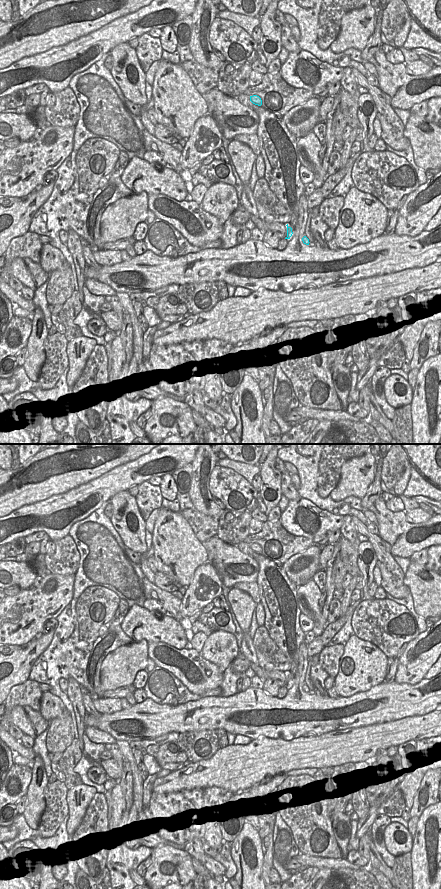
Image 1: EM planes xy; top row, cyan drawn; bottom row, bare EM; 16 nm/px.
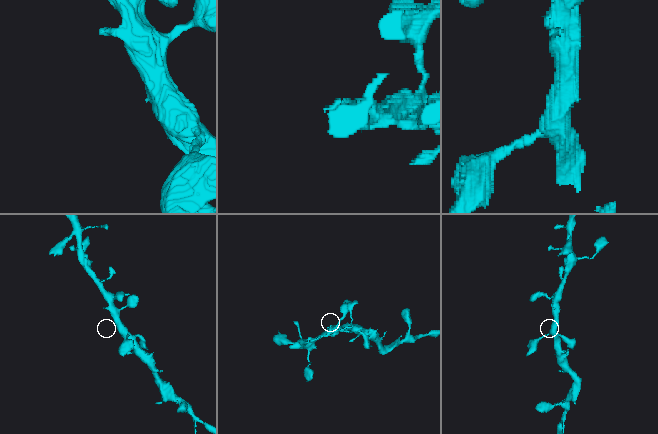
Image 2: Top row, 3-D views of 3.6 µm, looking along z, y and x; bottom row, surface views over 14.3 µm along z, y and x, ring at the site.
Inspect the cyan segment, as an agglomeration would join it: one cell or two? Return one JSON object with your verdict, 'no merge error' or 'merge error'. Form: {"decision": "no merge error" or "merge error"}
{"decision": "no merge error"}

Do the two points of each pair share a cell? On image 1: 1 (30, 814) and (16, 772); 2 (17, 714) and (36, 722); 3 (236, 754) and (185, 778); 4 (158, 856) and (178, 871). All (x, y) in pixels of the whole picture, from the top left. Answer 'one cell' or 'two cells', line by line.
1: two cells
2: one cell
3: one cell
4: one cell

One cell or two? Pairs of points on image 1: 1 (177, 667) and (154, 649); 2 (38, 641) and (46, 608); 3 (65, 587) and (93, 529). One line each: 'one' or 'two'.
1: one
2: two
3: two

